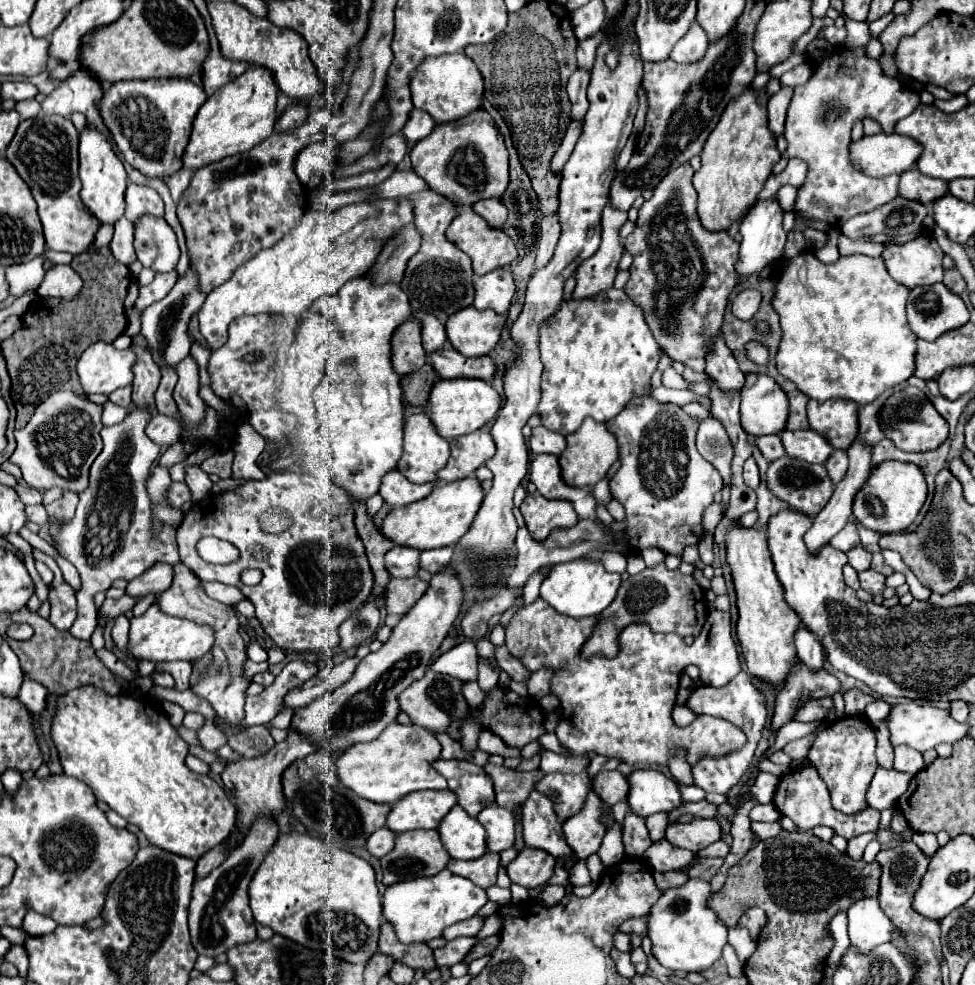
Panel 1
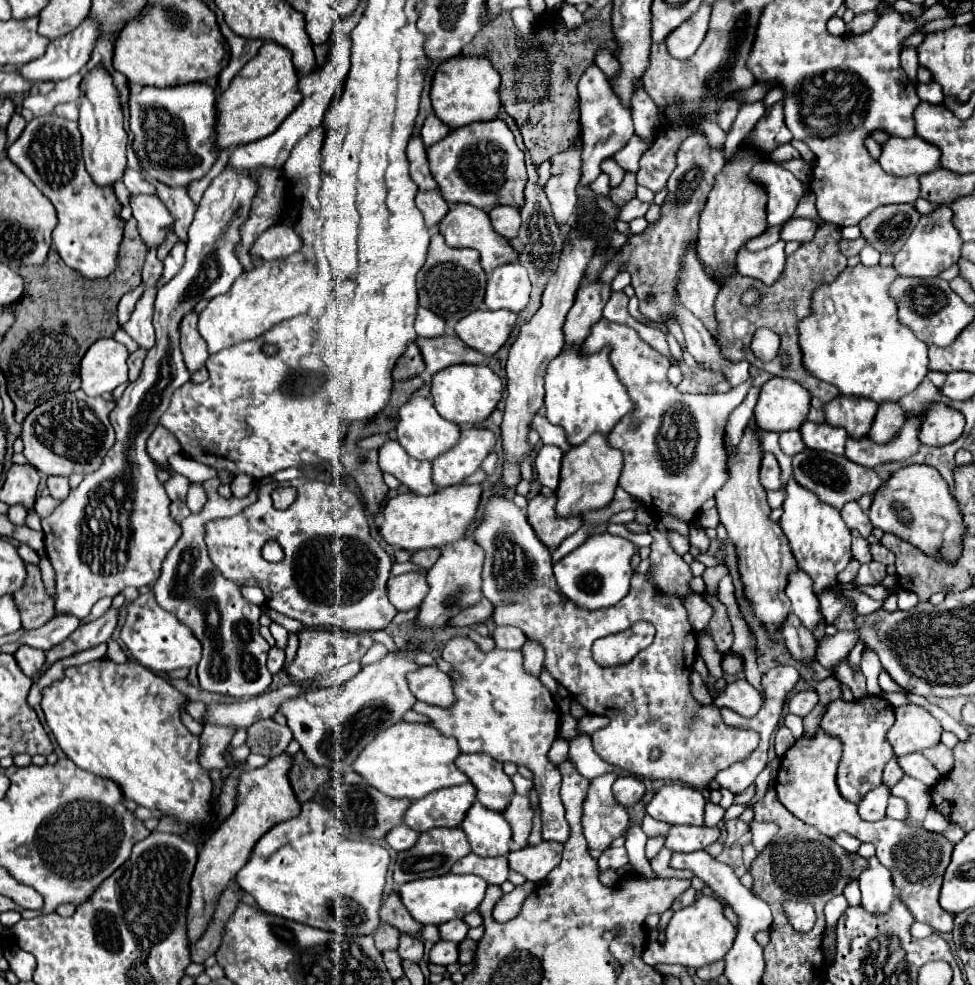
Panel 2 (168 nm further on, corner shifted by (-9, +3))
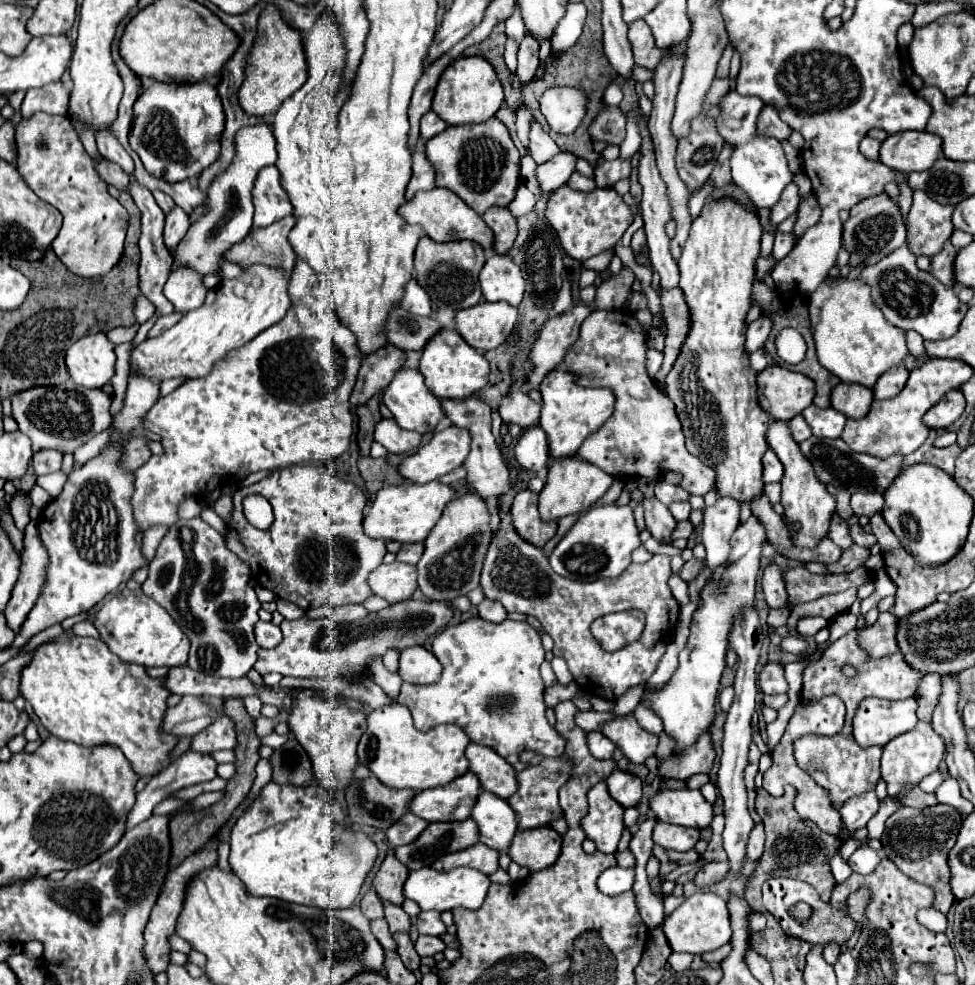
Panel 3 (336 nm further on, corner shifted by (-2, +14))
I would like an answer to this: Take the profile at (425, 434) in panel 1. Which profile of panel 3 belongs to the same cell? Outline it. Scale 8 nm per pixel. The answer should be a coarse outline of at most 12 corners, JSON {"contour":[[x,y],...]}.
{"contour":[[401,368],[383,392],[397,424],[419,434],[445,416],[419,370]]}

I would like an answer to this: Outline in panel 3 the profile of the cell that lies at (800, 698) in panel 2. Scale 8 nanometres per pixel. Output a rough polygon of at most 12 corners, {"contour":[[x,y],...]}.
{"contour":[[767,662],[759,672],[763,694],[787,692],[785,662]]}

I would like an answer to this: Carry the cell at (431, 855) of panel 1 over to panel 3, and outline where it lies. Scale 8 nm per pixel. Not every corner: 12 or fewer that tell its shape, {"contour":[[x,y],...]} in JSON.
{"contour":[[473,818],[433,822],[395,854],[419,870],[443,854],[475,846]]}

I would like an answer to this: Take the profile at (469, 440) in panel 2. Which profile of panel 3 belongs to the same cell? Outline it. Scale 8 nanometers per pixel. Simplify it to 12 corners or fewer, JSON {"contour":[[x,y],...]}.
{"contour":[[449,426],[403,458],[399,476],[437,480],[465,462],[471,436]]}

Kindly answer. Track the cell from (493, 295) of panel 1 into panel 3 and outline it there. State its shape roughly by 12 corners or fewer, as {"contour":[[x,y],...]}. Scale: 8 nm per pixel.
{"contour":[[491,254],[479,274],[487,302],[519,306],[525,280],[519,266]]}

